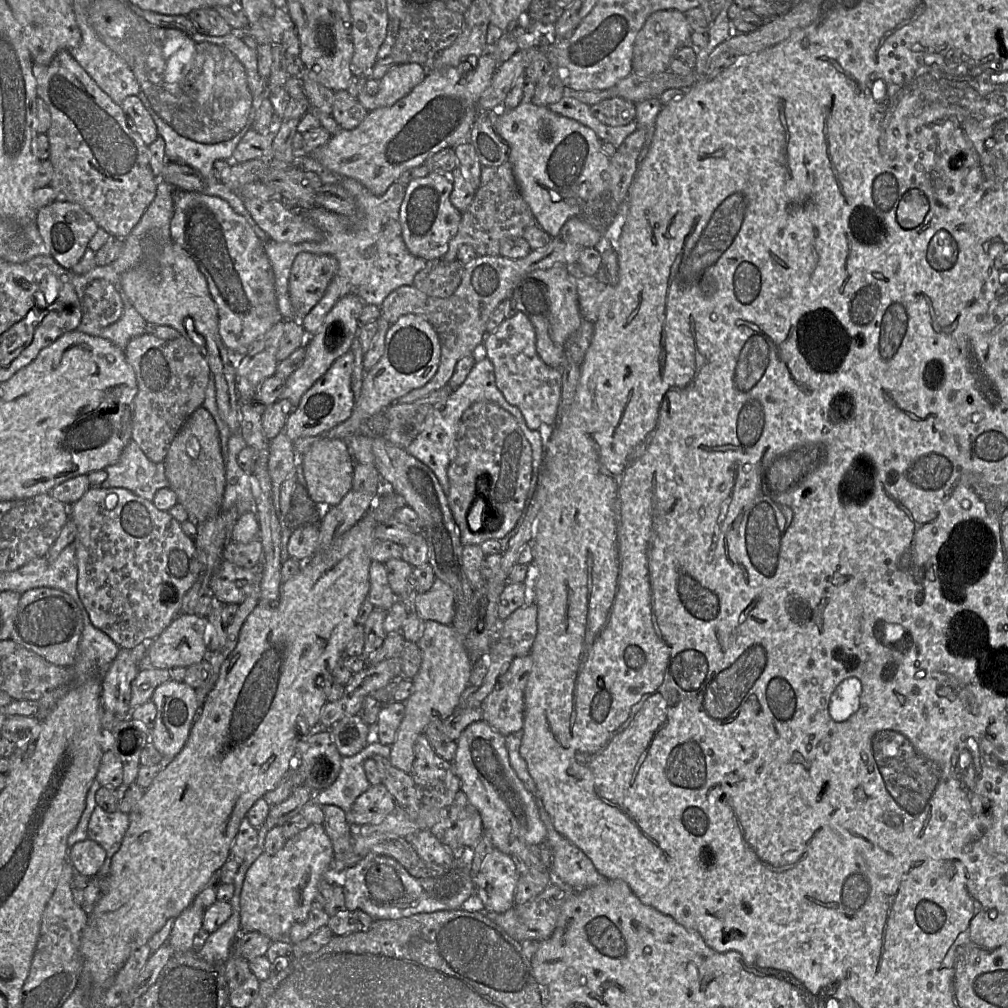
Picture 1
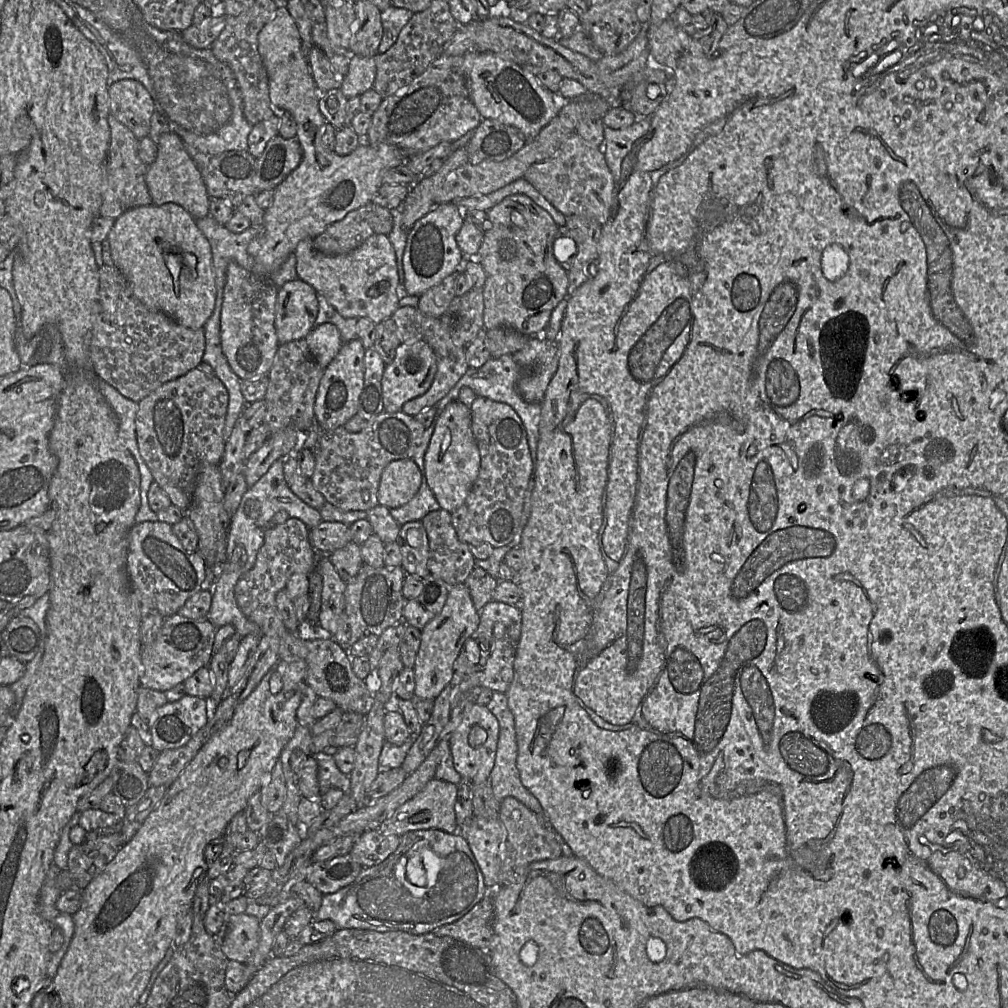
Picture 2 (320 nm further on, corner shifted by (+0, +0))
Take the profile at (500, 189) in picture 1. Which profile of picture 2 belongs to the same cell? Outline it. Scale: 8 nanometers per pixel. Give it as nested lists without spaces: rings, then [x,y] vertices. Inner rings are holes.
[[[462,268],[446,276],[439,284],[431,287],[419,297],[418,309],[432,317],[442,317],[451,301],[456,296],[455,281]]]

